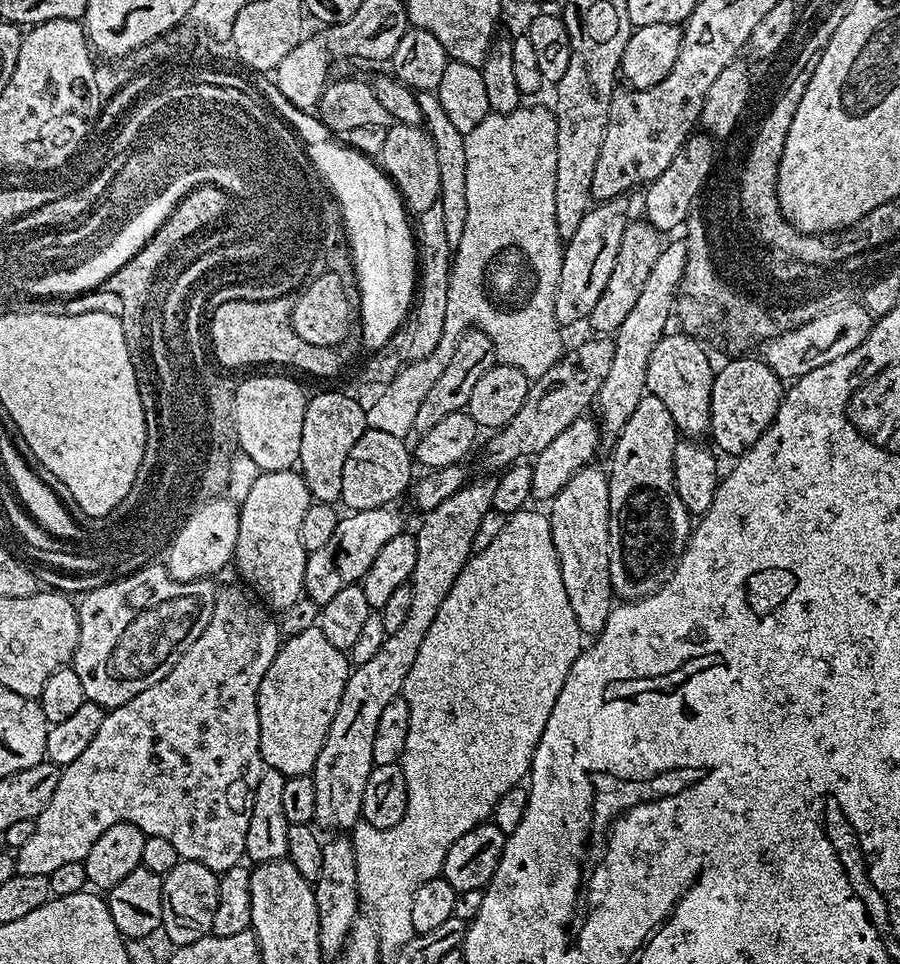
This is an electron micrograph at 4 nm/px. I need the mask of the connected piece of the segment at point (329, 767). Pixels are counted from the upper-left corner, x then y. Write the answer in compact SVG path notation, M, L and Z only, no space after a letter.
M495 479L476 480L464 485L442 506L434 506L434 510L423 513L424 521L420 529L415 529L416 545L418 546L418 559L414 561L414 574L411 578L412 590L410 592L410 614L398 630L388 634L386 642L382 642L382 650L370 658L370 662L355 665L351 669L346 686L342 690L342 702L338 702L338 714L334 714L334 722L330 722L330 730L326 734L326 742L318 754L318 762L311 770L314 782L314 814L315 823L321 829L336 828L332 830L351 830L361 823L362 817L362 794L366 794L366 778L370 778L374 767L374 734L378 730L378 718L382 709L387 706L395 696L404 691L406 674L410 674L410 666L414 666L414 658L418 658L418 650L422 646L422 638L426 638L426 630L430 630L434 617L438 614L442 602L446 602L446 594L450 594L450 586L462 574L469 556L473 555L472 543L474 542L474 530L478 530L482 518L487 512L493 511Z

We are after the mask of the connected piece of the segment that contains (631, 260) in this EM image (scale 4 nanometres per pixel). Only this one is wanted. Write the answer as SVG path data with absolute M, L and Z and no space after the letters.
M639 219L633 224L632 221L625 223L622 246L618 246L618 258L614 258L614 270L606 282L606 290L602 290L602 298L598 298L594 310L590 310L588 315L593 333L614 334L618 330L618 326L622 326L623 320L638 303L638 297L642 295L646 281L650 279L650 269L653 268L654 261L664 248L665 241L662 239L660 231L648 223L647 219Z

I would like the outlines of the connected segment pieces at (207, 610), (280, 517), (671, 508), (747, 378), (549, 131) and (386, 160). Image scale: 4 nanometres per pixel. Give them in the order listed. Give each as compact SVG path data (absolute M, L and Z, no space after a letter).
M163 563L145 564L136 572L109 579L109 584L100 584L93 592L88 592L78 604L80 613L80 629L78 630L78 646L72 655L72 669L82 682L84 699L100 704L111 710L130 702L142 690L150 690L202 638L202 630L210 626L210 618L214 614L218 588L212 585L211 579L182 582L168 573Z
M296 470L261 472L250 494L239 501L240 525L234 568L240 571L241 578L245 580L243 583L269 609L283 610L305 595L304 579L309 552L302 546L300 531L302 518L306 518L306 510L313 502L306 482Z
M644 395L642 402L630 414L626 426L615 437L612 448L612 468L607 469L610 490L610 582L613 593L621 601L641 600L660 589L666 577L675 568L684 553L694 527L693 517L682 506L674 486L674 446L678 439L676 423L666 410L666 402Z
M740 354L729 364L719 365L718 371L712 378L710 390L710 426L708 432L712 436L711 443L721 453L738 458L774 422L780 404L784 401L785 385L770 370L770 366L762 358L756 360L752 354Z
M527 106L515 108L510 114L498 114L489 111L488 116L482 118L482 122L478 122L478 126L474 126L474 130L466 133L464 141L466 142L466 230L462 230L462 242L454 250L452 270L448 274L446 319L444 319L442 325L442 338L438 341L438 346L434 346L434 350L430 354L426 354L426 358L405 363L398 375L389 384L385 384L379 389L380 397L372 405L369 403L366 408L370 428L382 430L385 434L394 434L401 438L407 437L407 432L411 433L415 429L418 406L422 406L422 398L426 398L426 394L430 394L430 386L434 386L434 382L438 382L438 374L442 374L442 370L446 370L446 366L450 362L450 354L454 354L454 346L463 332L473 328L487 334L490 342L494 342L497 361L522 370L522 374L526 374L529 381L536 380L542 374L546 374L546 370L550 370L550 366L554 366L554 362L561 360L566 351L560 337L561 325L557 324L554 314L554 294L558 290L558 274L562 274L562 258L564 257L565 246L565 241L561 240L558 234L558 222L554 222L556 113L551 107L527 108Z
M393 123L383 136L378 164L384 175L396 185L404 207L412 214L430 210L430 206L434 206L440 199L438 154L434 154L434 142L430 134L420 124Z

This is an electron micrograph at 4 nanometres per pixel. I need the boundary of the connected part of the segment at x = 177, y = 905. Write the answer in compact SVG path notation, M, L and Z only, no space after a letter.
M182 860L170 874L162 877L162 922L163 935L168 935L172 946L198 942L198 938L209 935L214 926L214 910L218 906L220 878L202 862Z

